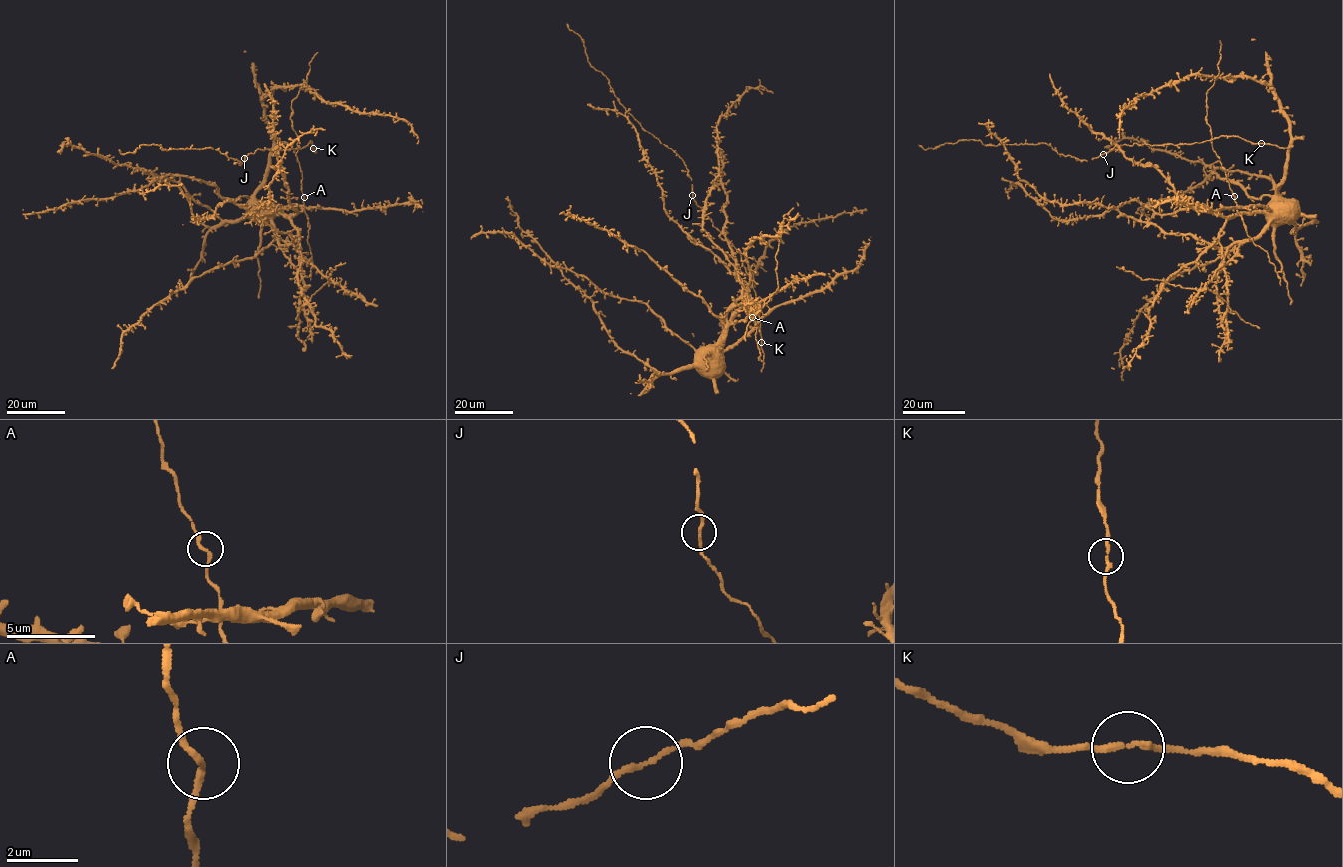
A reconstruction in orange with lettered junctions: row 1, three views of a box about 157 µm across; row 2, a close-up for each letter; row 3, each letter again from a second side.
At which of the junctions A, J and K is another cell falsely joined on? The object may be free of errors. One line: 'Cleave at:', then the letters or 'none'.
Cleave at: none

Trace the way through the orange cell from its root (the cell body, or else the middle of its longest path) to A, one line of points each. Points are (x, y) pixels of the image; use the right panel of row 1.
A: (1283, 204), (1277, 203), (1271, 210), (1257, 206), (1241, 208), (1237, 207), (1234, 195)

